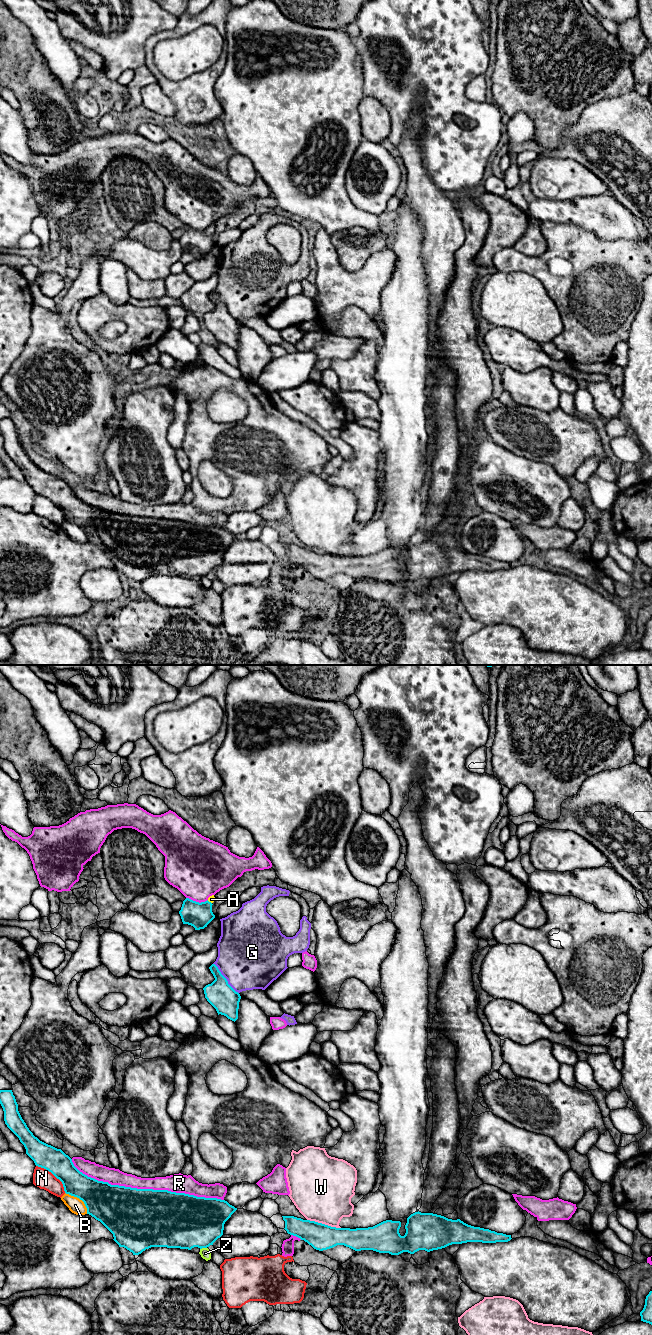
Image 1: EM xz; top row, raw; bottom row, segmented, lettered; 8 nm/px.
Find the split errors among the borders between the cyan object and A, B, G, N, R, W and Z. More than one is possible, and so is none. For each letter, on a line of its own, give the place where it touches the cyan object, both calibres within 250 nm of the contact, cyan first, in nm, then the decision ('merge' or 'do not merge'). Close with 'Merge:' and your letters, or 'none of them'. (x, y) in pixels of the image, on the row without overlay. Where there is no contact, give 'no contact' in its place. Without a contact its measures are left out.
A: xz (208, 229) | 200/50 nm | merge
B: xz (80, 527) | 320/120 nm | do not merge
G: xz (225, 306) | 220/500 nm | do not merge
N: xz (54, 503) | 200/160 nm | do not merge
R: xz (146, 517) | 480/140 nm | do not merge
W: xz (324, 552) | 220/460 nm | do not merge
Z: xz (203, 575) | 440/90 nm | do not merge
Merge: A

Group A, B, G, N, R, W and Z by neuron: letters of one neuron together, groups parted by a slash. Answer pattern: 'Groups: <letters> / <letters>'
Groups: A / B / G / N / R / W / Z

